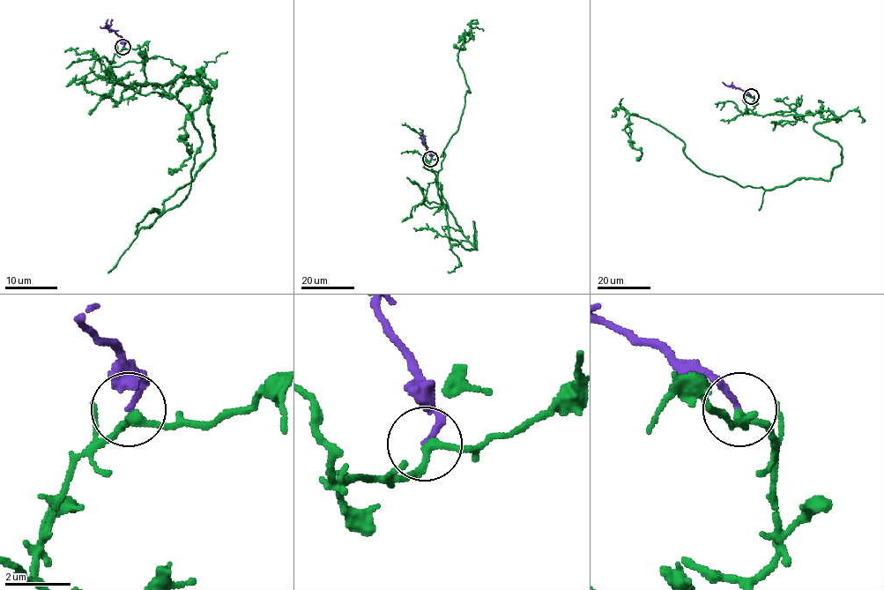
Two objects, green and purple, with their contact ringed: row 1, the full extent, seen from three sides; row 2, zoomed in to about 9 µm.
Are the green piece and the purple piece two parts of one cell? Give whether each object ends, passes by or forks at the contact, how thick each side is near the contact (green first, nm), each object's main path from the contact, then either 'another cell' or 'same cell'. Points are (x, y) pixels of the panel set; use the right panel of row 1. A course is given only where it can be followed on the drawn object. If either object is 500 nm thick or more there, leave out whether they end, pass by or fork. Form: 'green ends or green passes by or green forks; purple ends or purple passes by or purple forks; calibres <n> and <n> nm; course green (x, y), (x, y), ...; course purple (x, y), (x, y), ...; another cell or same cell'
green passes by; purple ends; calibres 220 and 160 nm; course green (751, 96), (761, 115), (837, 117), (813, 126), (841, 147), (829, 180), (741, 187), (630, 115), (636, 160); course purple (751, 95), (722, 82); same cell

